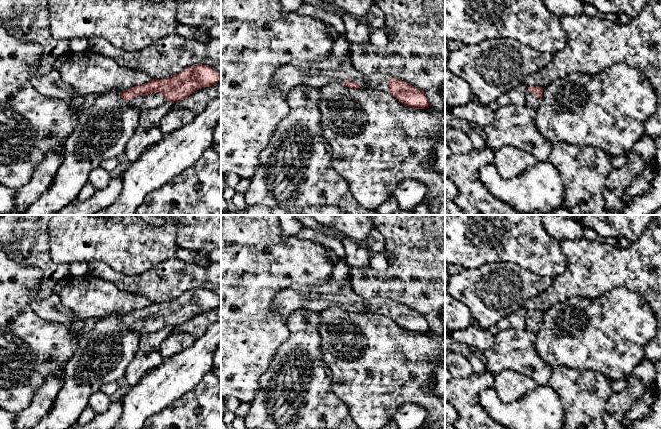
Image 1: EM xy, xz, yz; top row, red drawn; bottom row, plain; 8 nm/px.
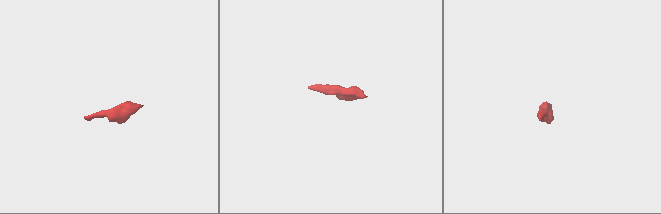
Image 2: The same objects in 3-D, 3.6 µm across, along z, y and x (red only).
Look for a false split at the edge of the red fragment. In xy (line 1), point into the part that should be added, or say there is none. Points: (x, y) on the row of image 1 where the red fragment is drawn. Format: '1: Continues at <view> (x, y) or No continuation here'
1: Continues at xy (153, 100)

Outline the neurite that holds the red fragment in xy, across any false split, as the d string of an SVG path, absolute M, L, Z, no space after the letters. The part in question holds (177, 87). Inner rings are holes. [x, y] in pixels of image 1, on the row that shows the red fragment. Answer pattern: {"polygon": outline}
{"polygon": "M206 65L188 67L176 75L149 82L122 91L120 96L130 105L142 110L156 108L167 101L181 101L202 87L221 80L221 72Z"}

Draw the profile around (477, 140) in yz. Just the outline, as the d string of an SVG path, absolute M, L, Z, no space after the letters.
M464 124L468 134L469 134L469 138L471 140L473 149L476 150L483 150L486 148L486 144L484 141L484 138L480 132L480 129L478 127L476 127L475 125L473 126L469 126L467 124Z

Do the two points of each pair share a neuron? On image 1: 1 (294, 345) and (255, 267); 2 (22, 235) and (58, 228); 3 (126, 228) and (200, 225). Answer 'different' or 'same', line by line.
1: different
2: different
3: different

